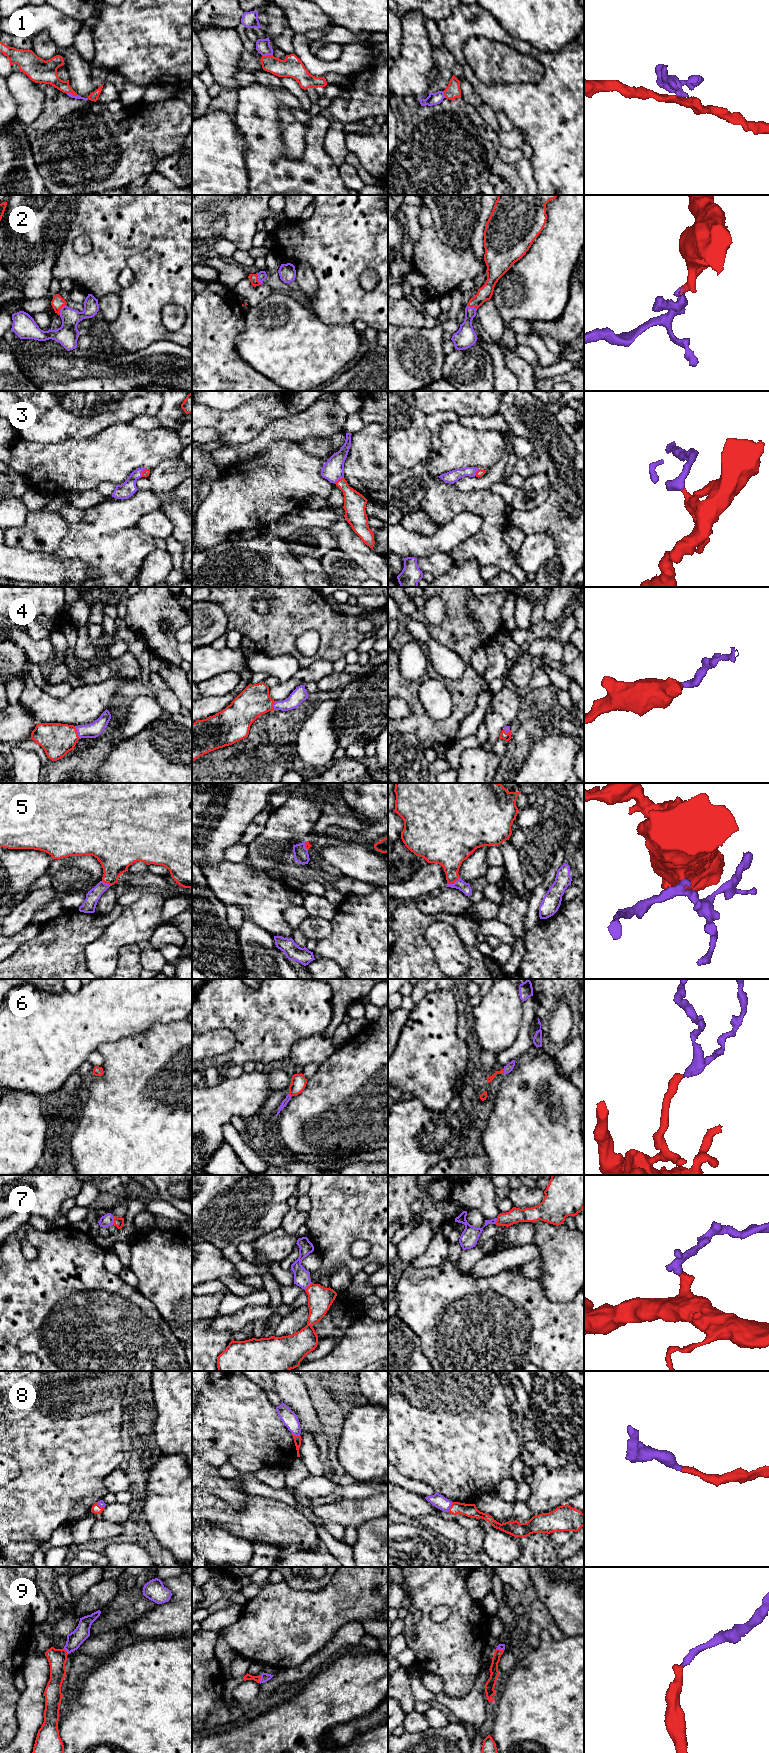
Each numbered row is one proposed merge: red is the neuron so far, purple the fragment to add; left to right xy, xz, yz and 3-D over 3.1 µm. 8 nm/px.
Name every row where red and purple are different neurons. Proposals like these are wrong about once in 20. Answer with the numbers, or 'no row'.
no row

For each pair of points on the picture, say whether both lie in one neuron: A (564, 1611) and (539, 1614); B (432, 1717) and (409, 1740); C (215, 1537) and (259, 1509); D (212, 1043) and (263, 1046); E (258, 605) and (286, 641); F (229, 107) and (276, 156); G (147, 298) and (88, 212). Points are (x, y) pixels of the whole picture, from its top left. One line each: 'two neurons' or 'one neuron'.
A: two neurons
B: two neurons
C: two neurons
D: two neurons
E: two neurons
F: two neurons
G: one neuron

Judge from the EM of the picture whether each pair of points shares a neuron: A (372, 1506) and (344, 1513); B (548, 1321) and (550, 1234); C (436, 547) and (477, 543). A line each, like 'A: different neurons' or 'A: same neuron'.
A: same neuron
B: different neurons
C: different neurons

